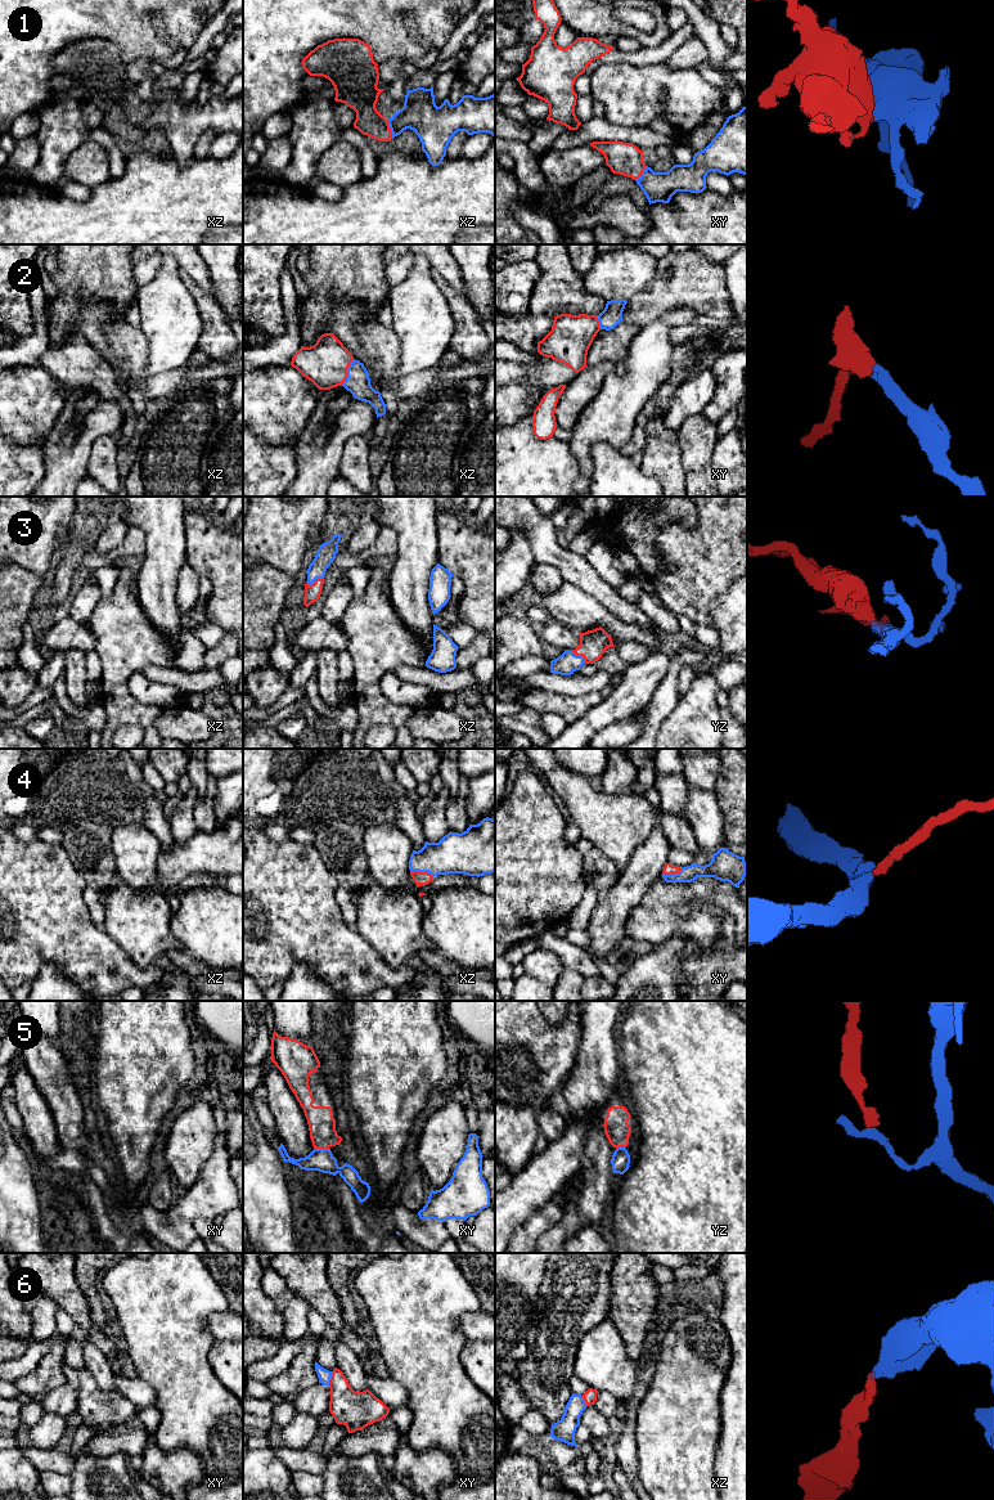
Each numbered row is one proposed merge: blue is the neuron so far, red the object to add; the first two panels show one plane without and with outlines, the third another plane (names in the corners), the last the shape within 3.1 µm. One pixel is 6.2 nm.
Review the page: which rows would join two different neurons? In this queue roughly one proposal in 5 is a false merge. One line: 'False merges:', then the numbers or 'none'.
False merges: 5

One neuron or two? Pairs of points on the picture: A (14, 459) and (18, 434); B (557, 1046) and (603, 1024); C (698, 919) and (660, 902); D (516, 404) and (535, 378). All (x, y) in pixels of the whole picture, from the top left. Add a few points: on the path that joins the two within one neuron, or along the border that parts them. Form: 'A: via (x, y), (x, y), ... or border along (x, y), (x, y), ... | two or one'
A: border along (13, 443), (22, 445), (35, 444), (41, 450) | two
B: border along (584, 1014), (580, 1045), (574, 1065) | two
C: via (688, 923), (679, 923), (669, 912) | one
D: via (522, 398), (535, 385) | one

